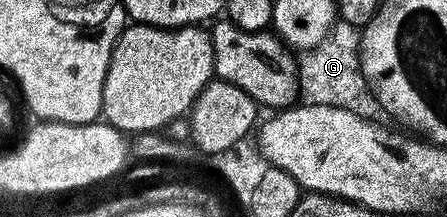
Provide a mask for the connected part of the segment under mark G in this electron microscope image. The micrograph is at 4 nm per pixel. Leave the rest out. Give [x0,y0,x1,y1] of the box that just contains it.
[298,20,386,123]

